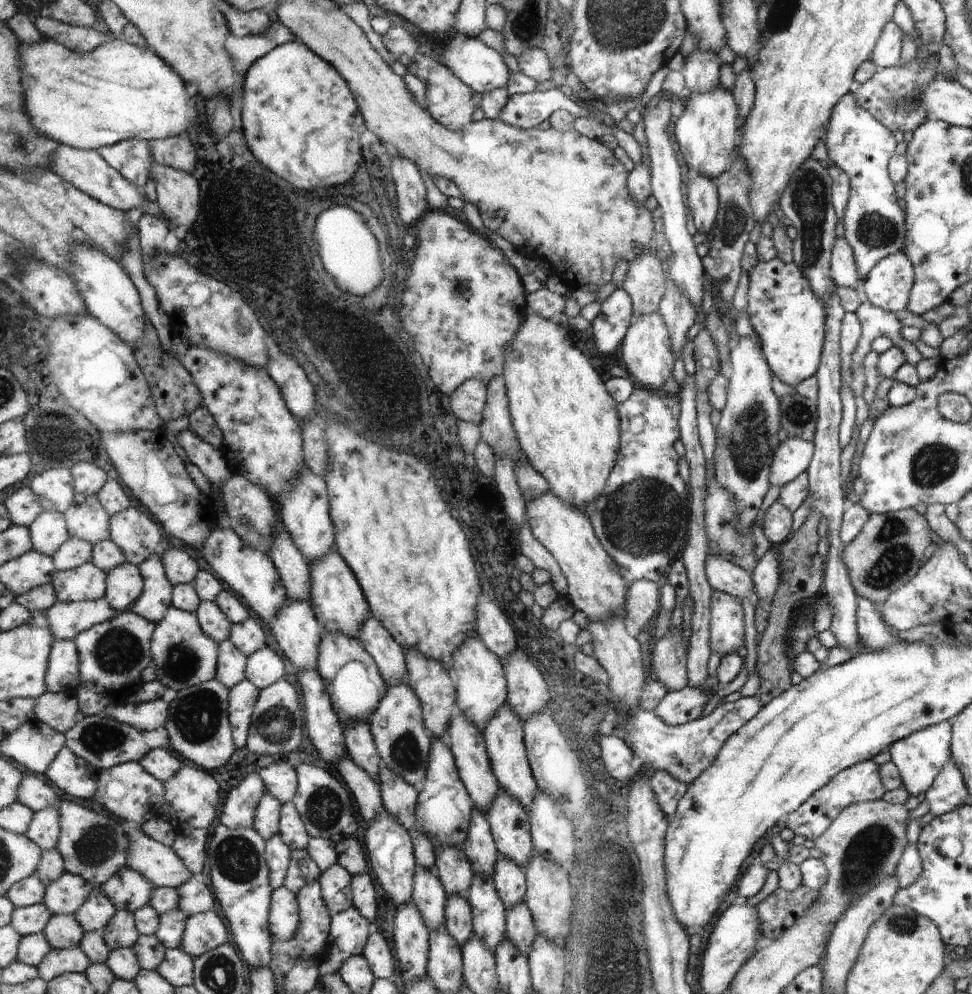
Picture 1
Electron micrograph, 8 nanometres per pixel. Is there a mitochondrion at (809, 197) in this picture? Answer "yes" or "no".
yes

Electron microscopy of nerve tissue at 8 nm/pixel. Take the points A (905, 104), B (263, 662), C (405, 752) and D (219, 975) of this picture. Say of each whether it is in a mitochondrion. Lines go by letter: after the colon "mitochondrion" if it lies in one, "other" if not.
A: mitochondrion
B: other
C: mitochondrion
D: mitochondrion

